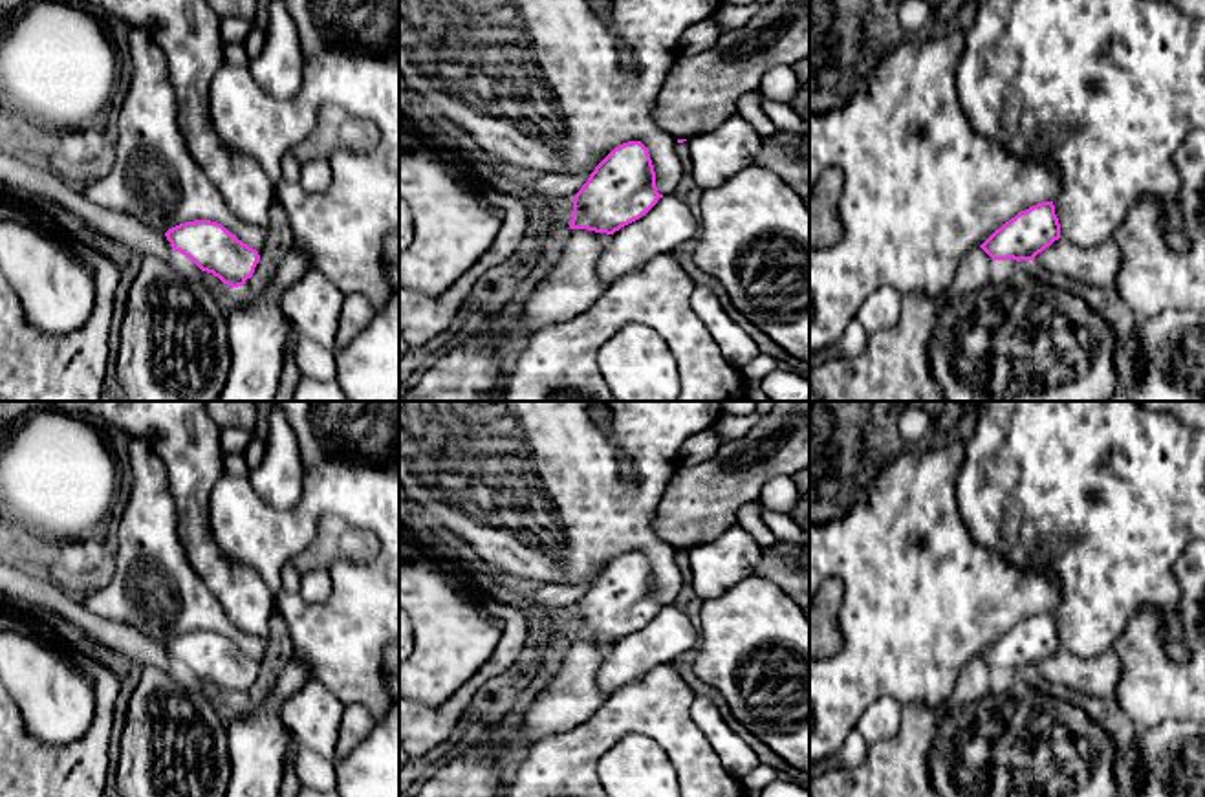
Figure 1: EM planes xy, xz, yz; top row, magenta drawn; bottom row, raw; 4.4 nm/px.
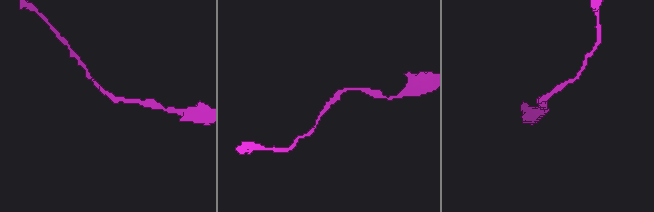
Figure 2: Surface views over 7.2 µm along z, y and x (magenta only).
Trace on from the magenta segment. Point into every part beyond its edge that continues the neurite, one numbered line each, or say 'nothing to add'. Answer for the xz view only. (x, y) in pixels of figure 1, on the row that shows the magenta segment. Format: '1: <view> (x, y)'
nothing to add

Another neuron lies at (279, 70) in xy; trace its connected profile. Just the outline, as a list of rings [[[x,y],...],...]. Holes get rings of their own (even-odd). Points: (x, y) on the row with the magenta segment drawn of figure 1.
[[[269,0],[266,46],[249,62],[256,84],[275,99],[293,99],[304,81],[304,59],[299,42],[299,27],[284,0]]]

